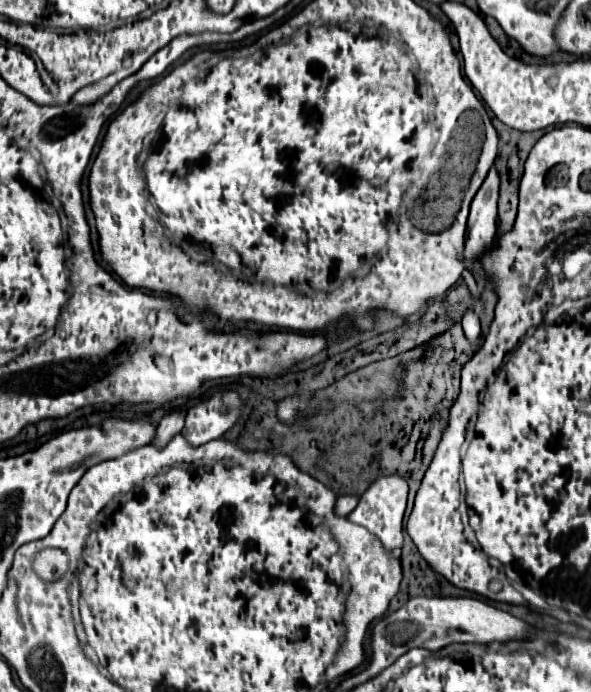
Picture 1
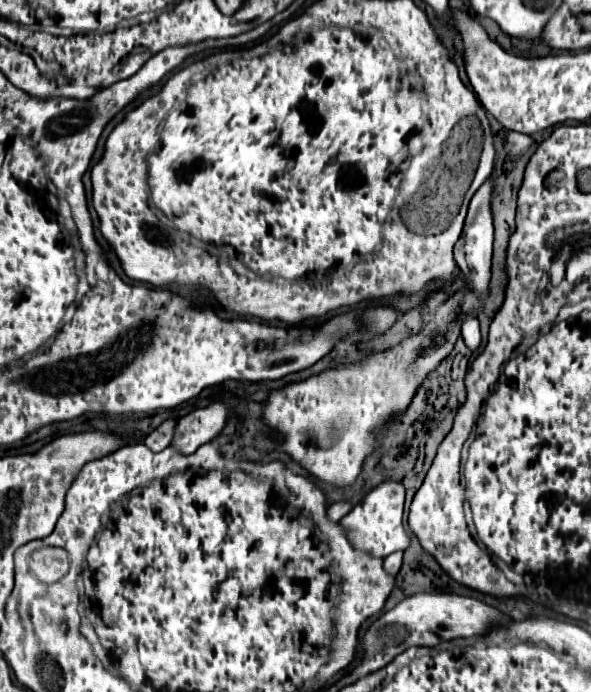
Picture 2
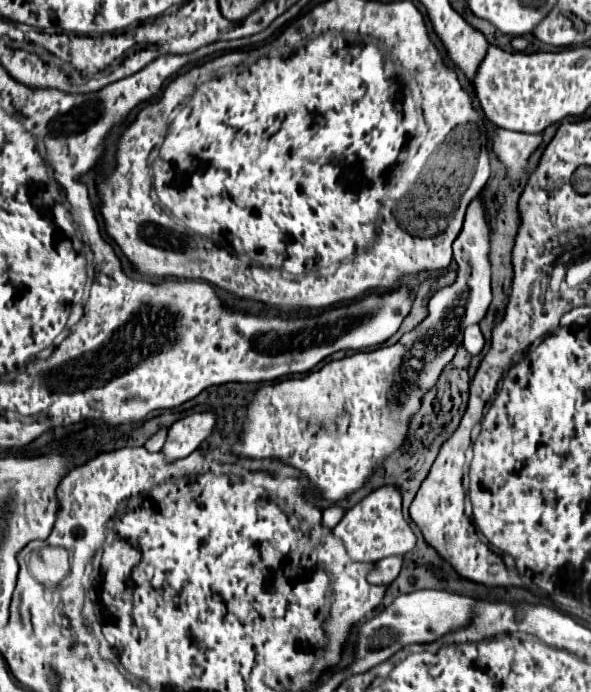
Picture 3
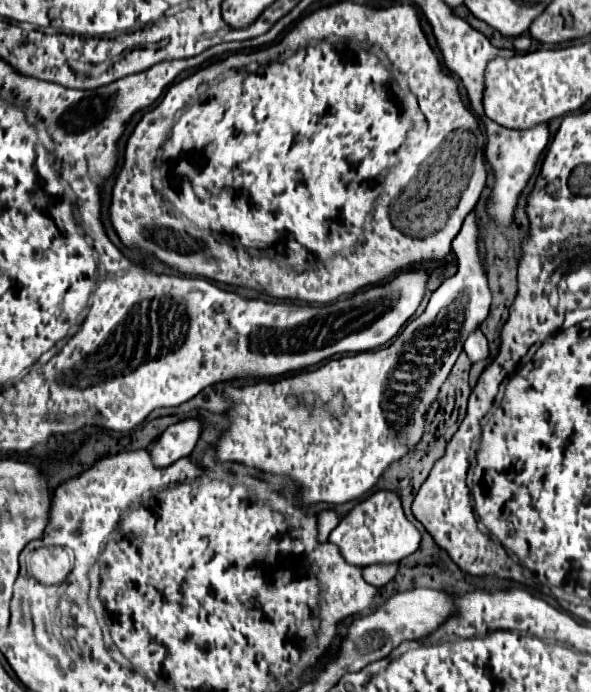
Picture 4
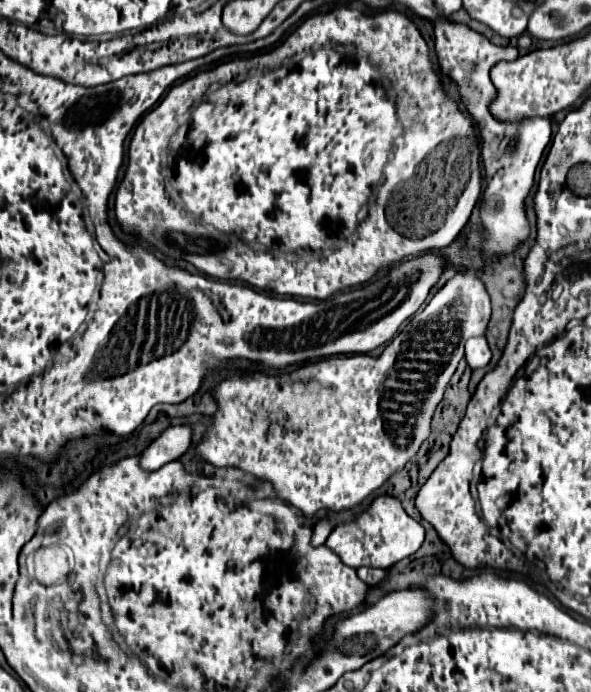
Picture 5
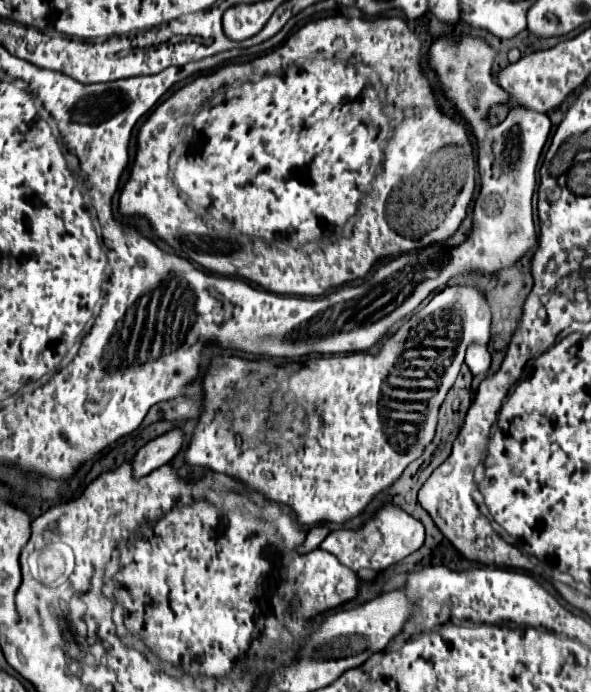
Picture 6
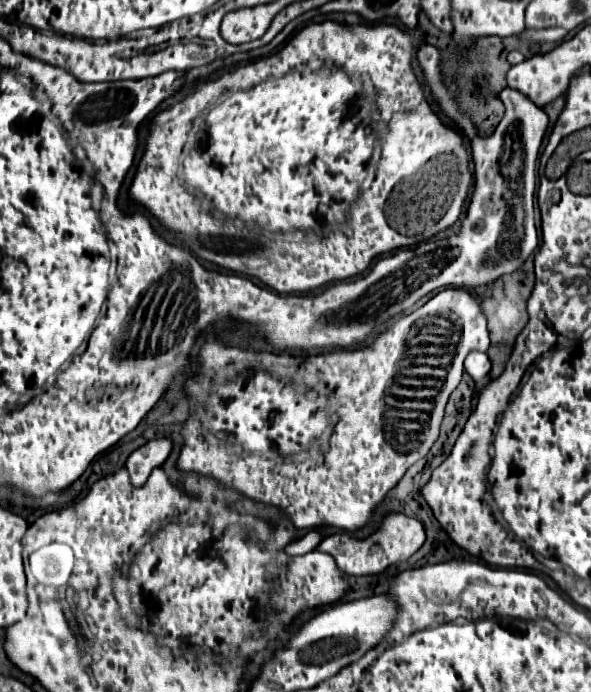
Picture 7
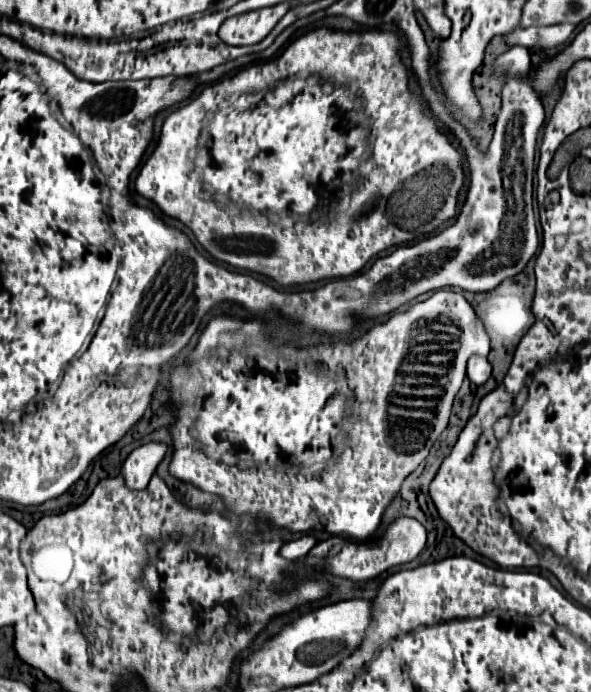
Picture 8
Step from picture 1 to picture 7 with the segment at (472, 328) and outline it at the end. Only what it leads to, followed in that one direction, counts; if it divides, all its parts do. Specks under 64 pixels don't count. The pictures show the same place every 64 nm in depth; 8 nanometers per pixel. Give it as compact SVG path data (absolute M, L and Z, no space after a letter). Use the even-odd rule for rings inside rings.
M470 352L464 366L466 366L466 372L472 376L472 380L480 380L490 372L490 360L484 352Z

